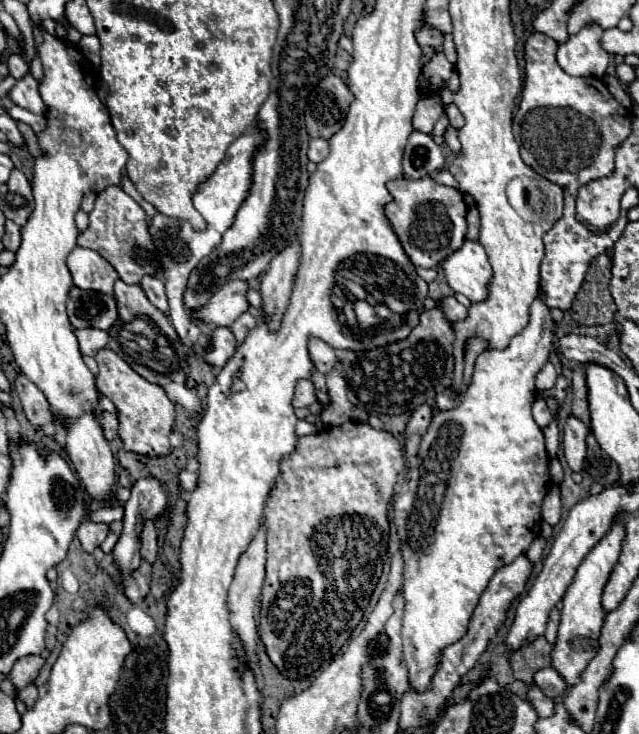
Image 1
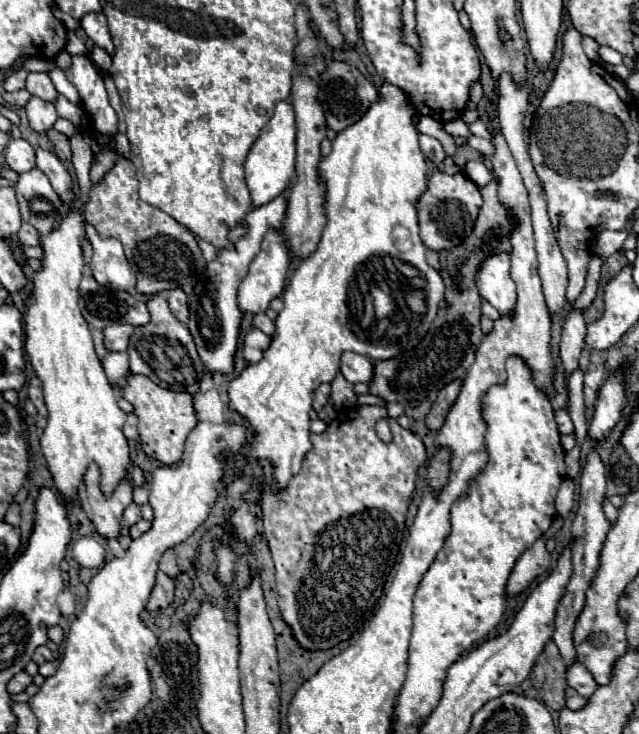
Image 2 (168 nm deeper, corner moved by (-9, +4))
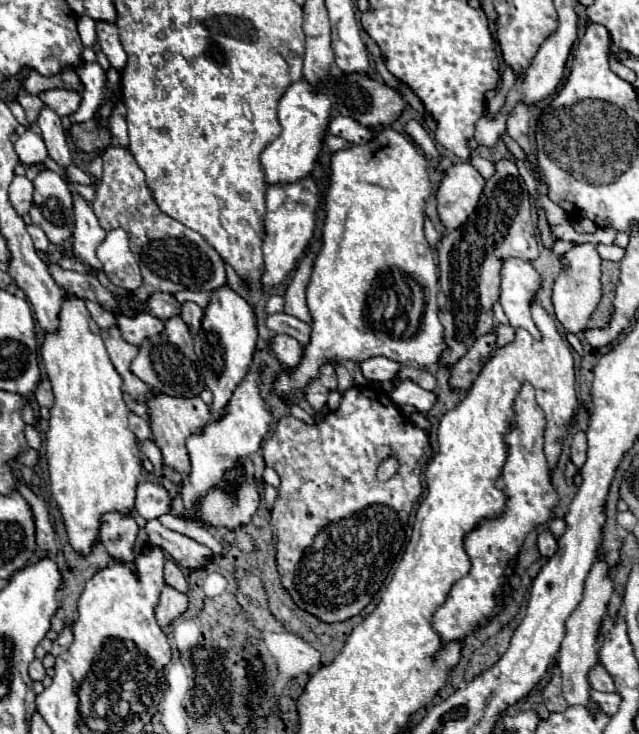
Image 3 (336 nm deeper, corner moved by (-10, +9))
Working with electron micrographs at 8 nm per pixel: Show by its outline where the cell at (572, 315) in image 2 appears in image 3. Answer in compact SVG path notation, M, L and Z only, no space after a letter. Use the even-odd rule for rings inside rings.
M594 244L574 246L564 254L564 258L568 260L568 264L562 266L562 270L554 282L552 302L554 302L556 318L566 328L566 332L578 334L578 332L586 330L586 322L588 322L590 314L596 310L600 296L602 296L602 286L600 286L600 262L602 262L602 258L598 256Z

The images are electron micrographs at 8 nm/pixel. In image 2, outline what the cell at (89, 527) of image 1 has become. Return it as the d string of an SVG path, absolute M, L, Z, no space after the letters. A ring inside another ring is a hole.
M131 503L131 505L125 509L123 517L121 517L121 525L123 525L123 527L131 527L131 525L137 523L139 519L141 519L141 511L139 511L139 507L137 507L135 503Z

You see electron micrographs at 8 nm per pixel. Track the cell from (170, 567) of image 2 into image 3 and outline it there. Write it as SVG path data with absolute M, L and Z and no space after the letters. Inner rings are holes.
M166 562L166 568L164 568L164 582L166 582L166 586L170 586L170 588L174 588L174 590L178 590L178 592L182 592L182 594L186 594L188 592L188 584L186 584L186 578L184 578L184 574L182 574L182 570L180 570L180 566L176 564L176 562Z

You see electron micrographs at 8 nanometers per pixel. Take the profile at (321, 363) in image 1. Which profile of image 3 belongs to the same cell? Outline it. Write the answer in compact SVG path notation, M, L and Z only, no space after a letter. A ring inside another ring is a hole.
M378 356L378 358L370 358L370 360L362 362L360 368L362 368L362 374L368 380L372 380L372 382L388 382L398 374L400 364L394 362L394 360Z

